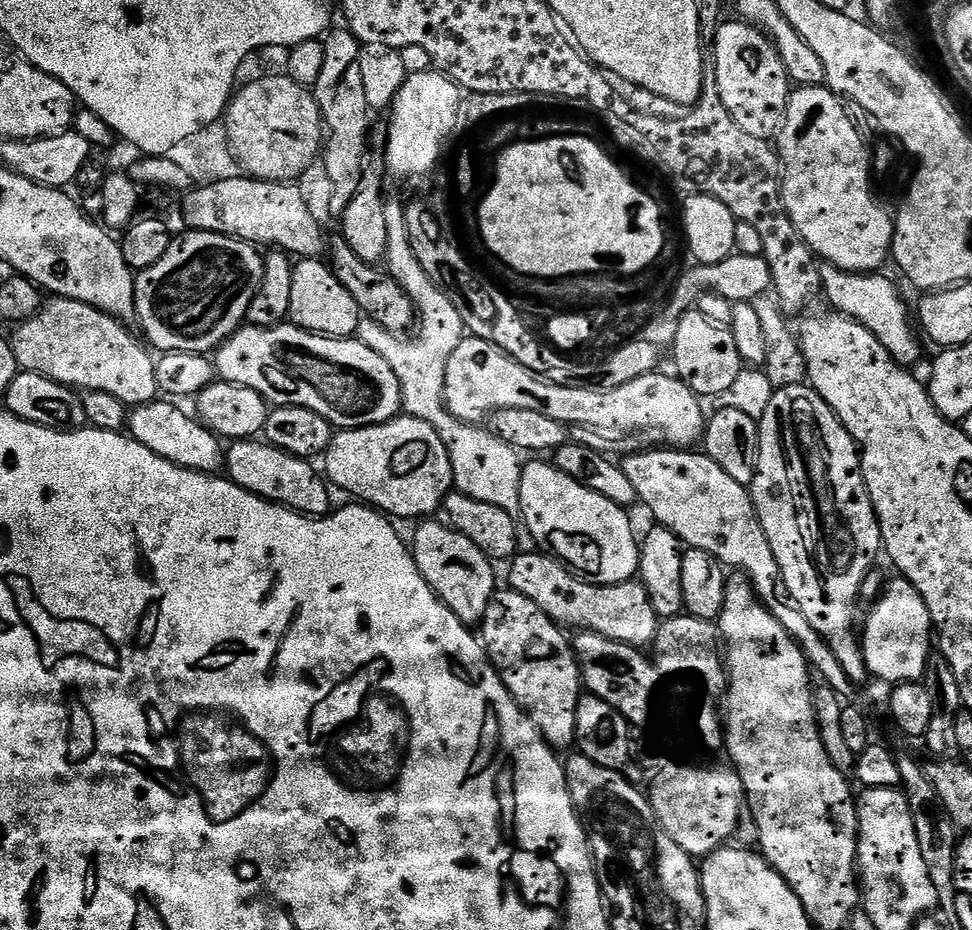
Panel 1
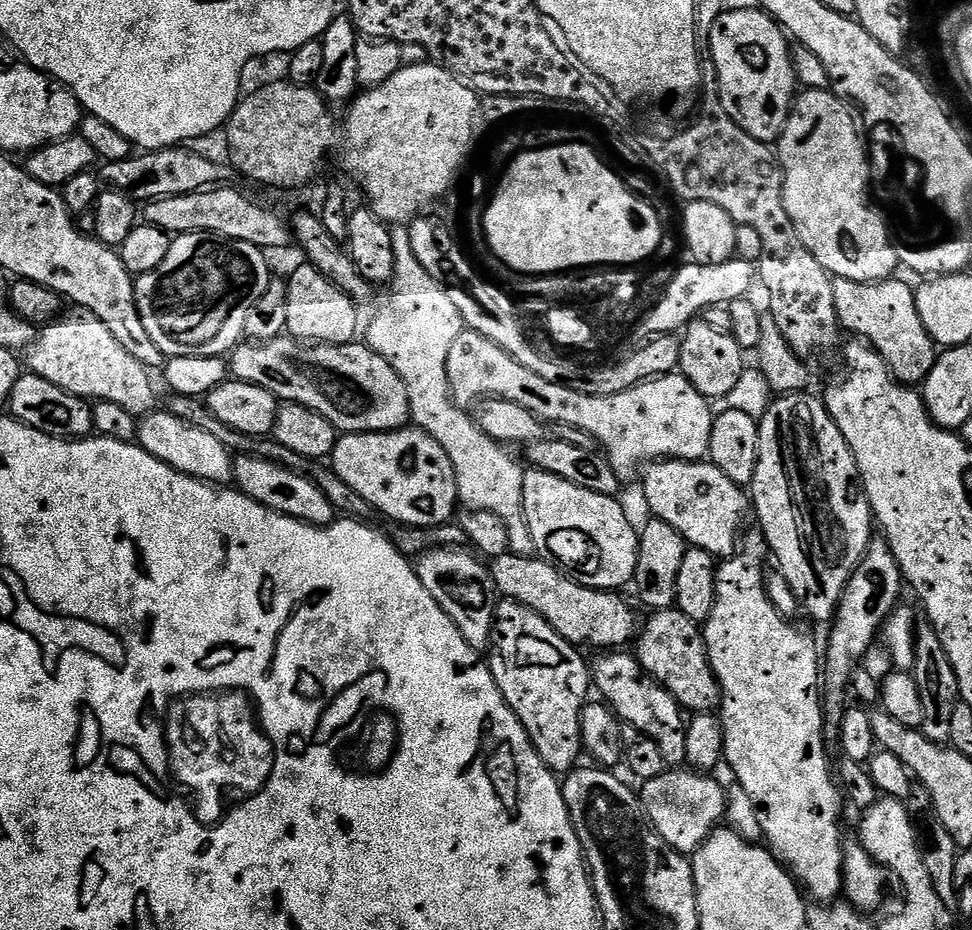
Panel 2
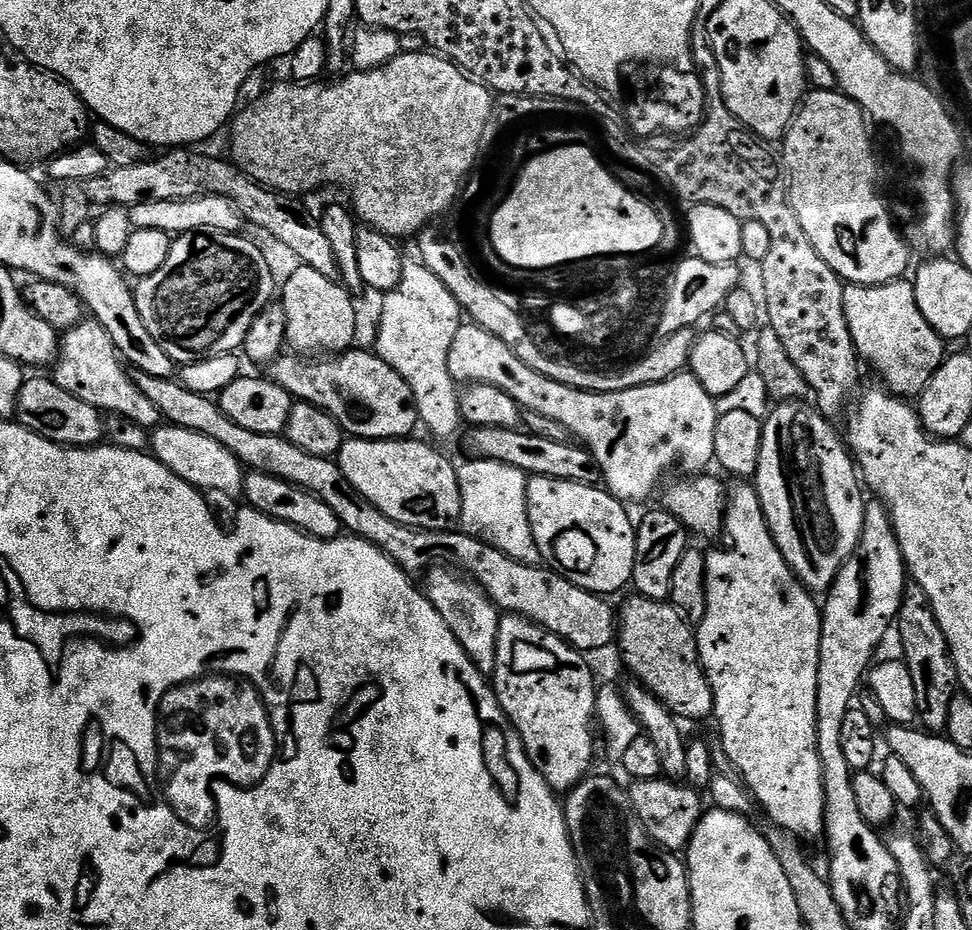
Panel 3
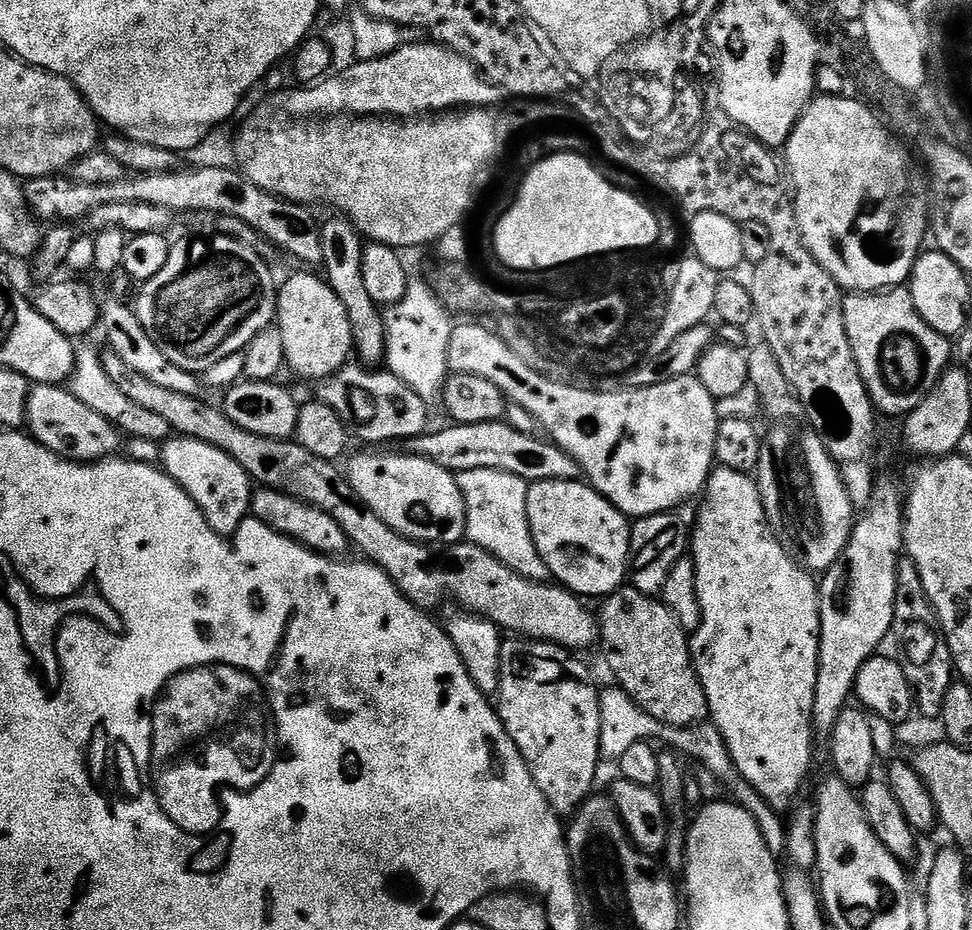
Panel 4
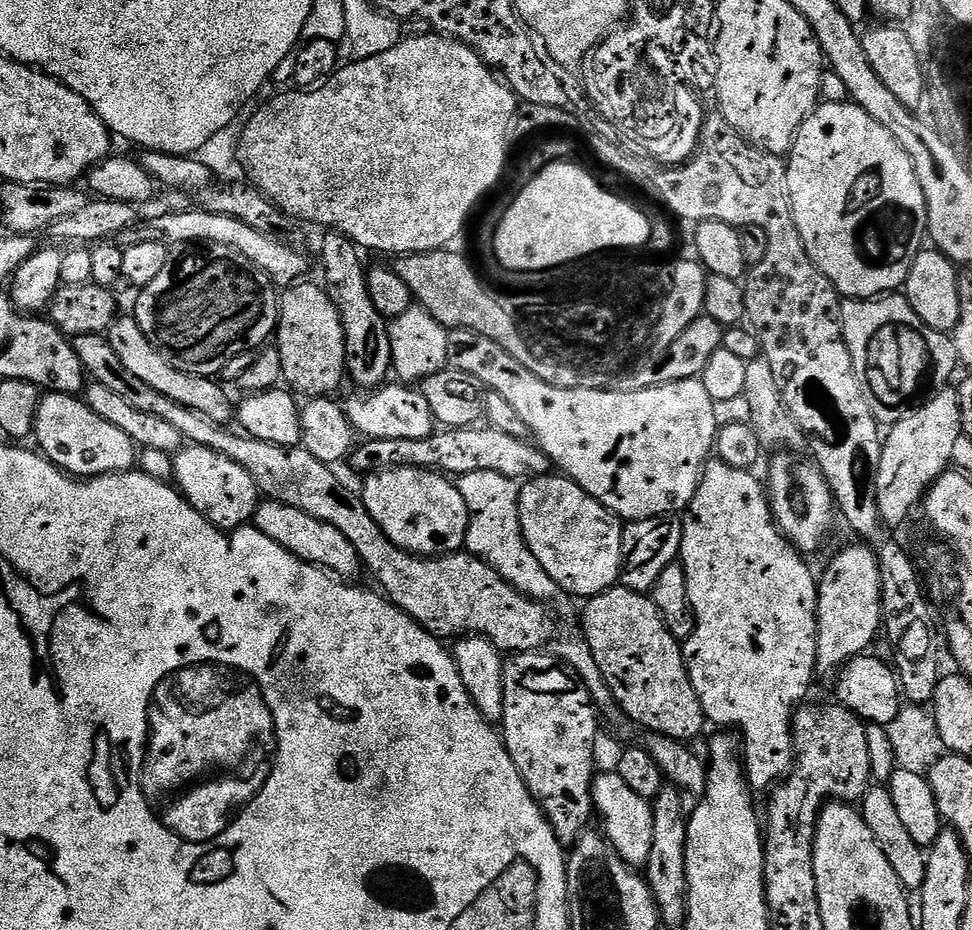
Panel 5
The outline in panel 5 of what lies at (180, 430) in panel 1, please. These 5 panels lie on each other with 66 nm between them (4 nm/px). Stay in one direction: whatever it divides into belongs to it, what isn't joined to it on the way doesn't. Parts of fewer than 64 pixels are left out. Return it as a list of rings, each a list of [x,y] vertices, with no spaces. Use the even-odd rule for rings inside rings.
[[[215,450],[205,453],[201,460],[191,460],[190,457],[181,455],[181,460],[177,459],[174,464],[175,483],[184,499],[200,512],[213,528],[239,530],[255,517],[256,509],[261,503],[262,496],[256,479],[241,464],[235,464],[229,456]]]

